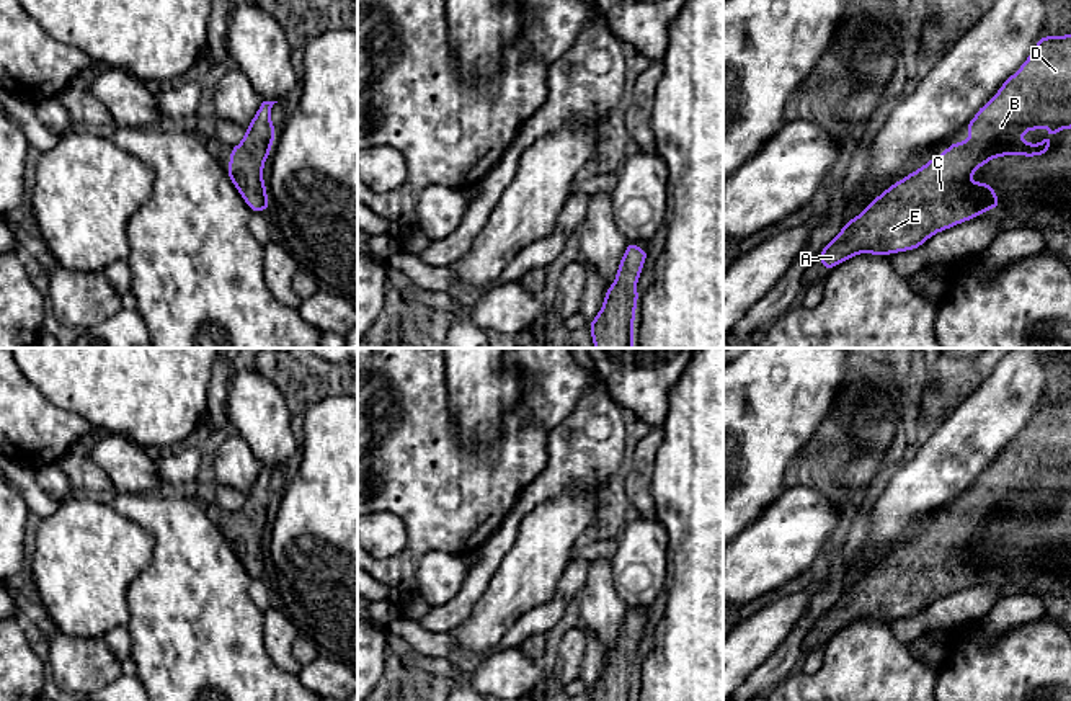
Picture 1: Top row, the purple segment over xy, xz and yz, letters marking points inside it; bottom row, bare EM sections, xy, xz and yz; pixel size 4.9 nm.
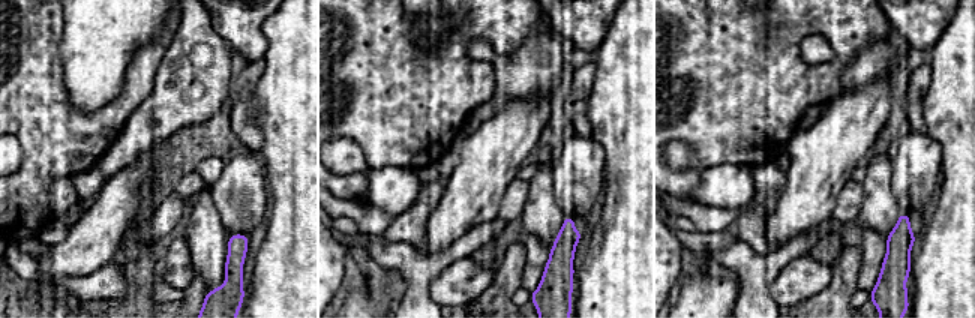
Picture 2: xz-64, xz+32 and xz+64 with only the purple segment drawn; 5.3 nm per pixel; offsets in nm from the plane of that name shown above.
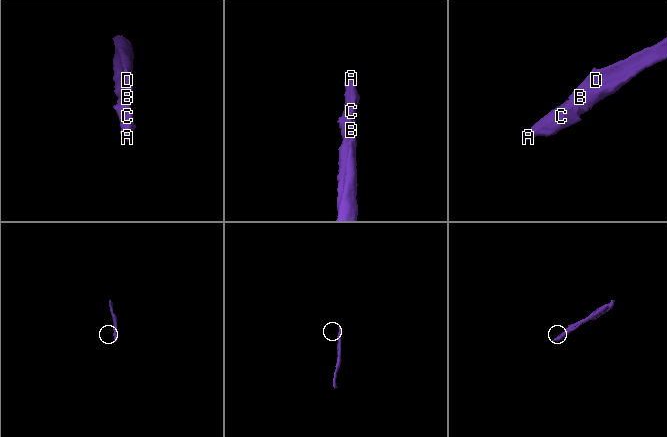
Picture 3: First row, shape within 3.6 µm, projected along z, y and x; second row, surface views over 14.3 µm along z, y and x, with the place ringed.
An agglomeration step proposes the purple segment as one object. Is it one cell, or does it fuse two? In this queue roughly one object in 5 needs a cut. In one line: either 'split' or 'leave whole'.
leave whole

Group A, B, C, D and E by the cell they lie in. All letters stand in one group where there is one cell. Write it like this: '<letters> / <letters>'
A B C D E

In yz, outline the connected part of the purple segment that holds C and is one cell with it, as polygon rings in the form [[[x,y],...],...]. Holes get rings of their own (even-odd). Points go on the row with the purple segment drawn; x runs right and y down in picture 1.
[[[1071,34],[1043,36],[1019,70],[965,126],[970,136],[963,144],[953,142],[935,159],[887,188],[859,216],[844,222],[841,232],[818,255],[824,271],[860,253],[891,255],[916,250],[937,232],[1001,206],[989,183],[973,183],[970,176],[991,159],[1045,155],[1051,147],[1050,137],[1063,127],[1071,129]],[[1043,126],[1050,134],[1040,144],[1020,139],[1024,132]]]

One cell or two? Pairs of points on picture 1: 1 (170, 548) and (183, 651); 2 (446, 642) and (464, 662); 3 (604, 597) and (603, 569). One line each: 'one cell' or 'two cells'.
1: one cell
2: one cell
3: one cell

